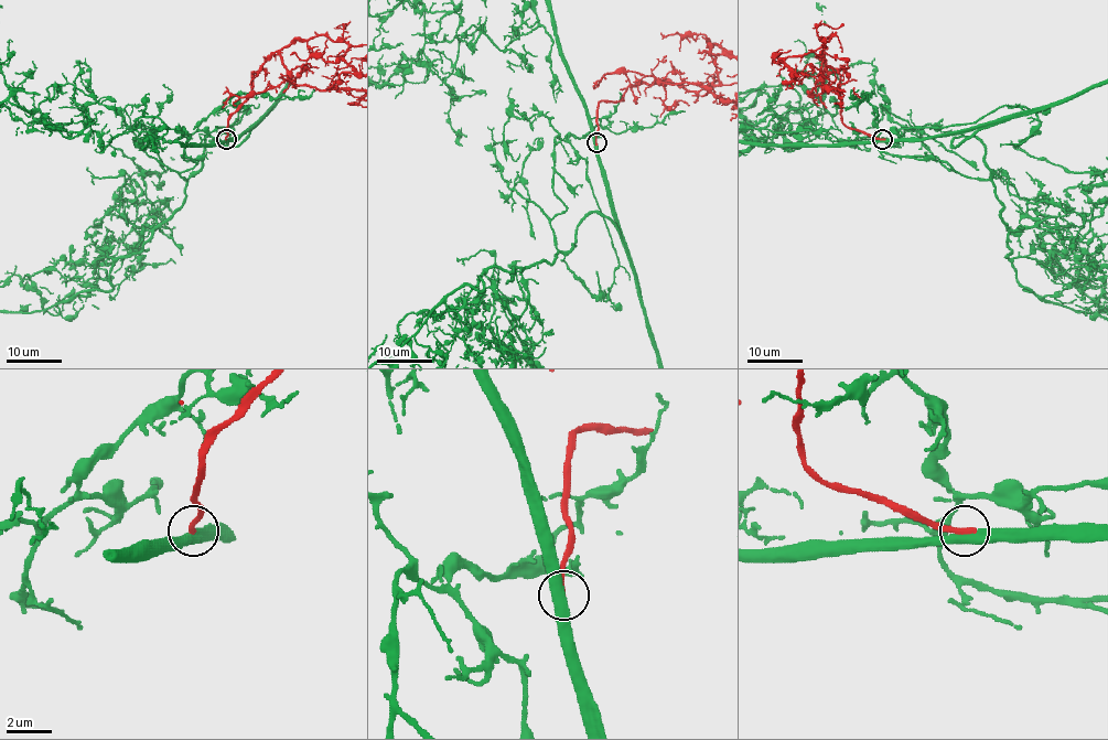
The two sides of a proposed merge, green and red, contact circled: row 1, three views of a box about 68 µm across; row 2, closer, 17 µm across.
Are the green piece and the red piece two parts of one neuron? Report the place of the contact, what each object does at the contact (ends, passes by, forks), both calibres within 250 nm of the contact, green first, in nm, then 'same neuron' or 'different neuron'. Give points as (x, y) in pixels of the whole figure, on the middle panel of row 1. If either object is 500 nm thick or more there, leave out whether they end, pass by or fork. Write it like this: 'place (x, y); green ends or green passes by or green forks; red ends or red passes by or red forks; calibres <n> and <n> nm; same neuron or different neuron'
place (596, 142); green passes by; red ends; calibres 480 and 280 nm; same neuron

